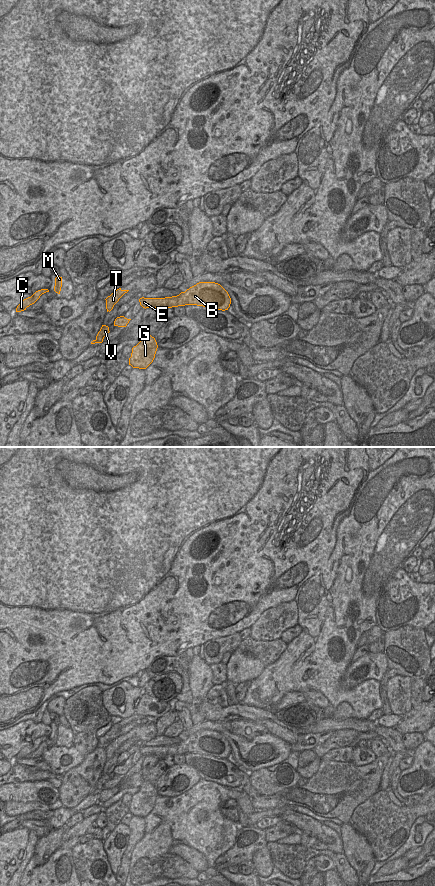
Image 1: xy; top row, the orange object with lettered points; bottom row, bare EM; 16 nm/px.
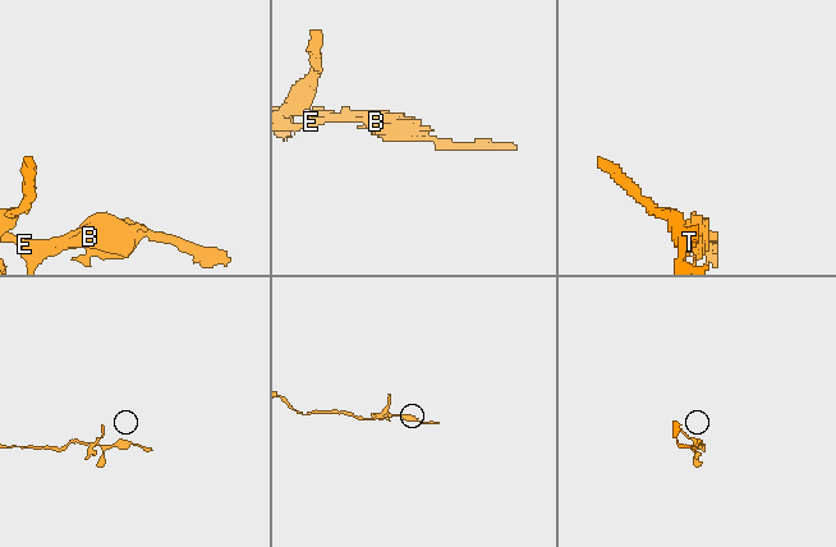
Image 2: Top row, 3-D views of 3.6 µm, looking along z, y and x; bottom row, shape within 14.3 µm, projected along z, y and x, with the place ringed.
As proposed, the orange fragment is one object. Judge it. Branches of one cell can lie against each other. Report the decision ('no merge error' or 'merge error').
merge error

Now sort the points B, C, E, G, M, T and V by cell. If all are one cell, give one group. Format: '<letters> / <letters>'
B C E G M / T V

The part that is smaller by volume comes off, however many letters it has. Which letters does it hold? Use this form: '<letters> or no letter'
T, V

